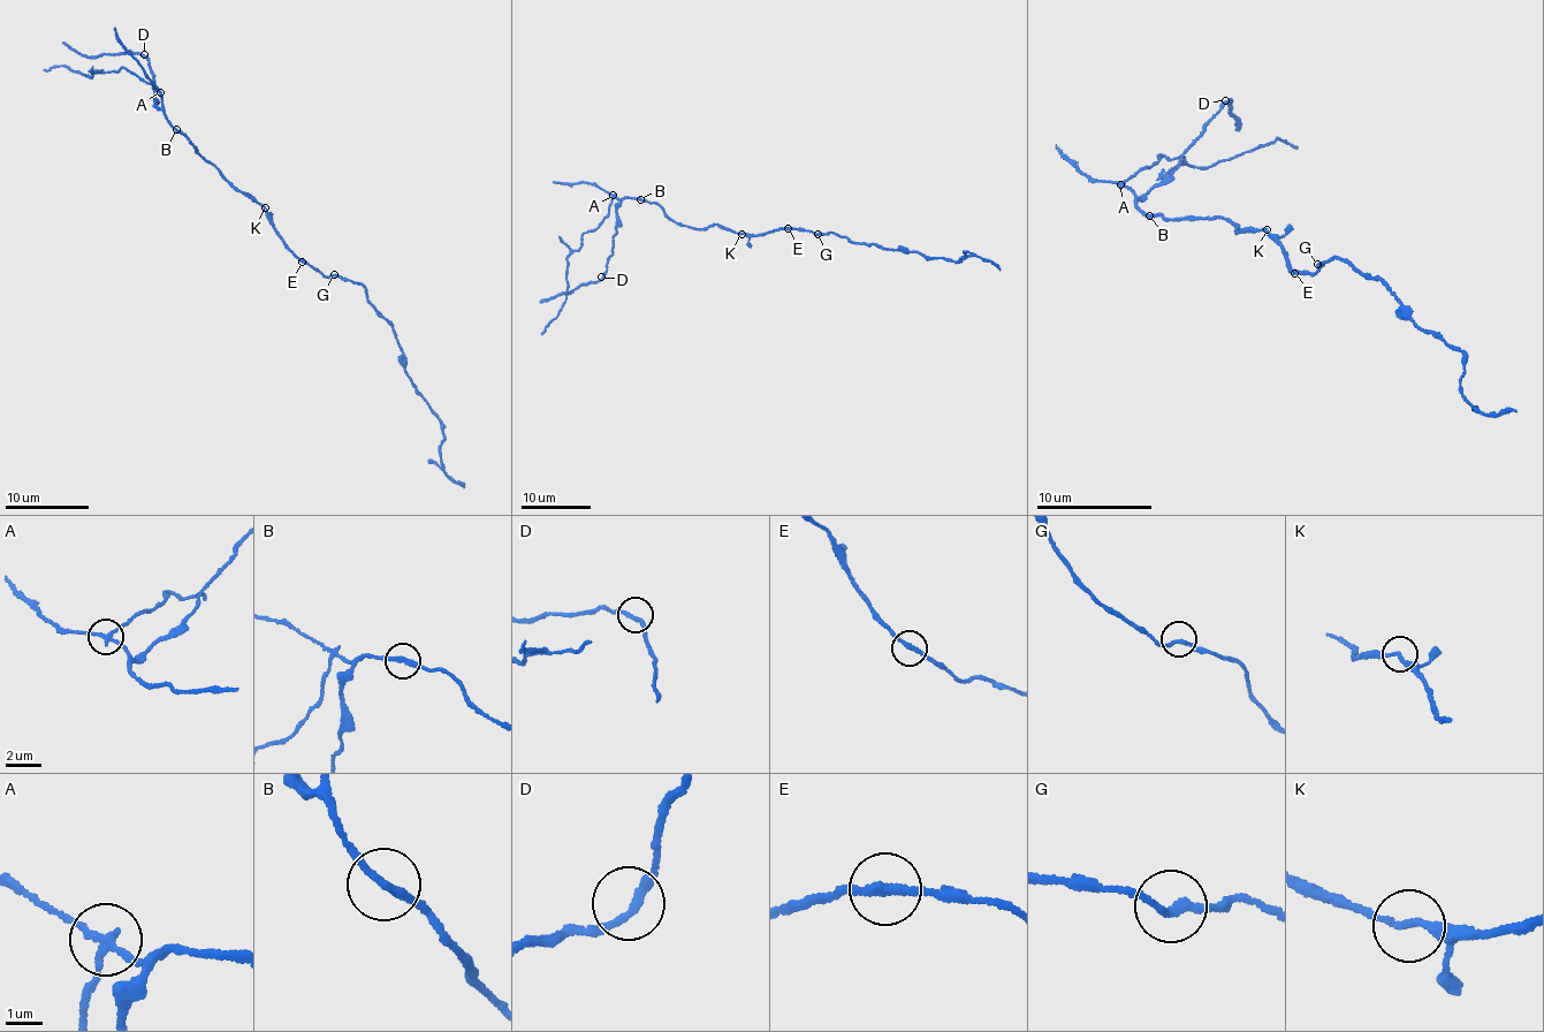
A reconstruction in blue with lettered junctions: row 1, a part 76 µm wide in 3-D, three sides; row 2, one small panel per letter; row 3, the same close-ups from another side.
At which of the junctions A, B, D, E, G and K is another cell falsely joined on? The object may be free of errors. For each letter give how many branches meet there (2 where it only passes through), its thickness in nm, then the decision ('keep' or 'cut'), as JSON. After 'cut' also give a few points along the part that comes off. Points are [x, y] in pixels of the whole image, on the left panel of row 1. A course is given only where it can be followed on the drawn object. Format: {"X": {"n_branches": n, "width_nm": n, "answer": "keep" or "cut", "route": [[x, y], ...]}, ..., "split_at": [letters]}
{"A": {"n_branches": 3, "width_nm": 180, "answer": "cut", "route": [[159, 92], [121, 67], [118, 73], [112, 70], [89, 78], [62, 66], [44, 69]]}, "B": {"n_branches": 2, "width_nm": 220, "answer": "keep"}, "D": {"n_branches": 2, "width_nm": 200, "answer": "keep"}, "E": {"n_branches": 2, "width_nm": 220, "answer": "keep"}, "G": {"n_branches": 2, "width_nm": 200, "answer": "keep"}, "K": {"n_branches": 2, "width_nm": 180, "answer": "keep"}, "split_at": ["A"]}

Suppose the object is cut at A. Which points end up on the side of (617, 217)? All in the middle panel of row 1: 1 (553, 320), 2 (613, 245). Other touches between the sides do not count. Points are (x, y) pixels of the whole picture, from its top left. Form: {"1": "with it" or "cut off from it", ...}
{"1": "cut off from it", "2": "with it"}

